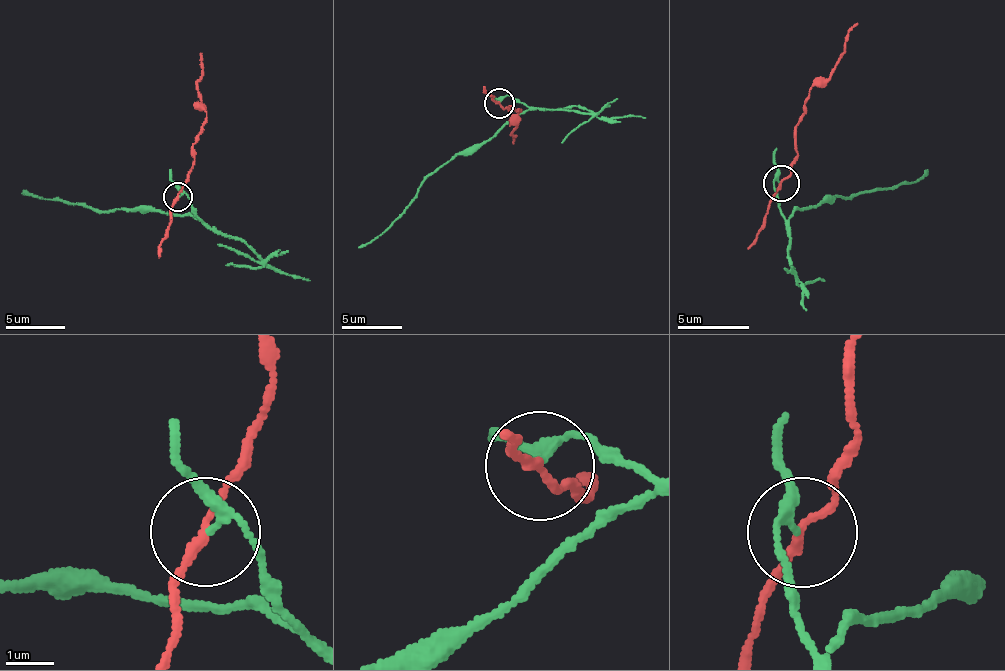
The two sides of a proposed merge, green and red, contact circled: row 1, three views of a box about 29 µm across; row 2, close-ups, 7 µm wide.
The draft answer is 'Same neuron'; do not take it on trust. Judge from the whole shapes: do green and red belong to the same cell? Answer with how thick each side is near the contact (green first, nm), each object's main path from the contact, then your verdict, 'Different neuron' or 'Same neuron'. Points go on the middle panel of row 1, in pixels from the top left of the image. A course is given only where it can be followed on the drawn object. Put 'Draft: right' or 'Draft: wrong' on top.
Draft: wrong
Thickness 170 nm (green) against 160 nm. Course of green: (498, 101), (507, 95), (525, 107), (486, 140), (441, 165), (380, 235), (358, 246). Course of red: (498, 104), (510, 112), (510, 105), (522, 110), (513, 131), (515, 144). Different neuron

